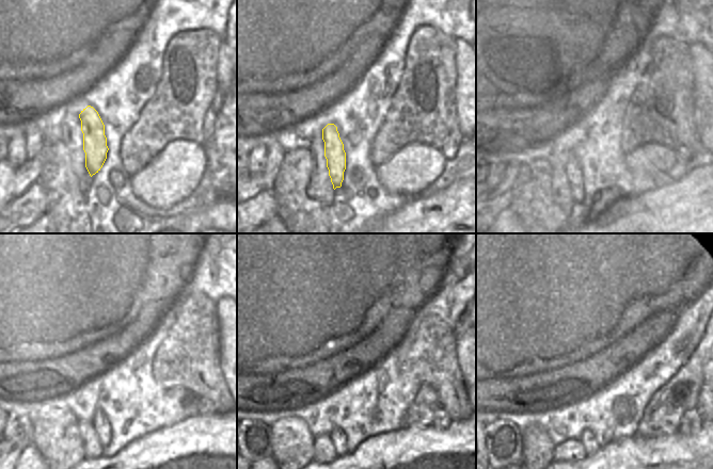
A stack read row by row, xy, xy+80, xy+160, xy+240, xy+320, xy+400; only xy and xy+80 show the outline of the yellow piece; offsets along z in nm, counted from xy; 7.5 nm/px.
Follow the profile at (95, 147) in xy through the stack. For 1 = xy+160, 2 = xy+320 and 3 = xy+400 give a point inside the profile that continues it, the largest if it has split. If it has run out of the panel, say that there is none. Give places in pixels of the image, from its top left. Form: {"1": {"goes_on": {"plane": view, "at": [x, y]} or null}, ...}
{"1": {"goes_on": {"plane": "xy+160", "at": [575, 170]}}, "2": {"goes_on": {"plane": "xy+320", "at": [338, 438]}}, "3": {"goes_on": {"plane": "xy+400", "at": [587, 439]}}}

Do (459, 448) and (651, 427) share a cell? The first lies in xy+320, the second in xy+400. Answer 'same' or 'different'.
different

